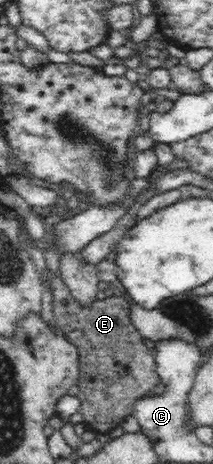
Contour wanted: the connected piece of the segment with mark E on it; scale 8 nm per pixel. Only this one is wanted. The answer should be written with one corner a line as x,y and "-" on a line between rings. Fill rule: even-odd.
54,276
52,279
52,313
61,327
63,333
71,338
71,342
78,343
78,352
81,355
81,378
78,381
78,395
80,401
80,414
87,422
84,427
95,433
110,433
114,428
118,428
127,416
134,412
134,404
153,395
158,391
160,377
156,362
154,362
154,351
150,350
150,343
142,338
139,331
129,318
129,303
118,296
105,297
104,299
95,299
89,303
89,306
78,302
67,285
61,280
60,276

